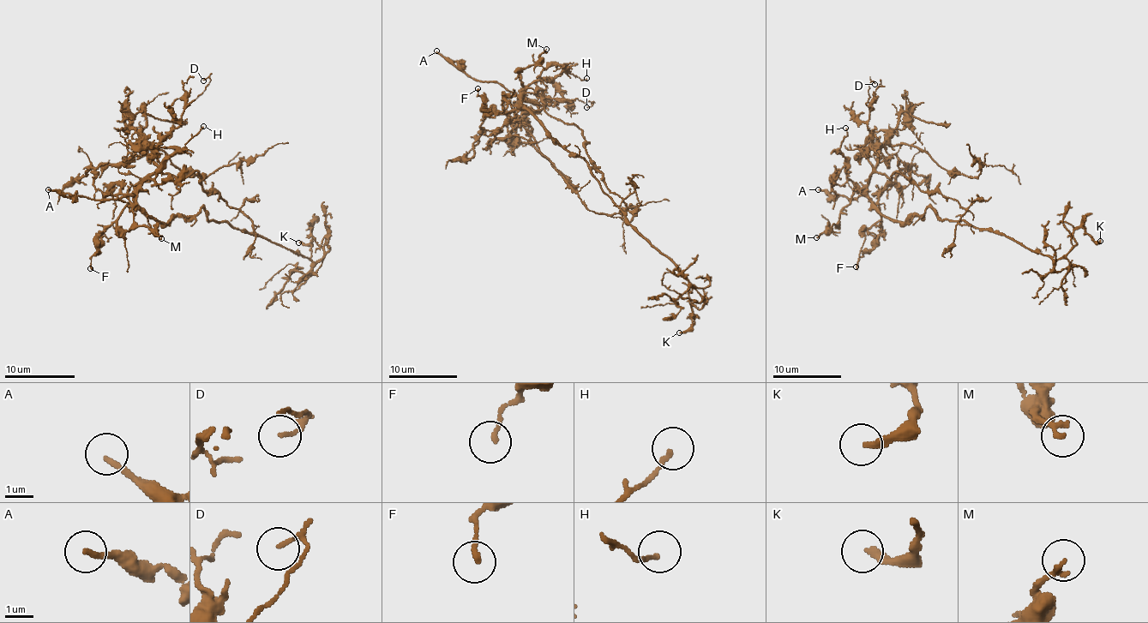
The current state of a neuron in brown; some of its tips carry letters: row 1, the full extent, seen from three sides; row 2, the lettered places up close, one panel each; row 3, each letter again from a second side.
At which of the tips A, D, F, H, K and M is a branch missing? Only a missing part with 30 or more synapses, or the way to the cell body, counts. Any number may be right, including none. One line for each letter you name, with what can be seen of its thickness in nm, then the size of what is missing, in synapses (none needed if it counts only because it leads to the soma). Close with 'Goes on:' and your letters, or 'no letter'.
A: Thickness 180 nm
Goes on: A

